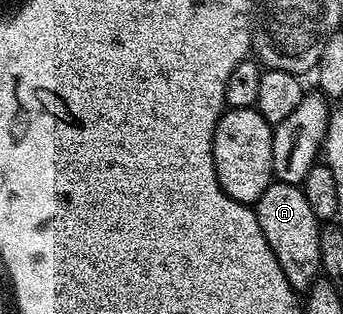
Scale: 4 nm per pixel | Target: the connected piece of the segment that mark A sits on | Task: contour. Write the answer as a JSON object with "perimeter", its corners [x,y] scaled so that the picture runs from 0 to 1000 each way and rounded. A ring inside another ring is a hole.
{"perimeter":[[[793,576],[755,640],[741,646],[738,666],[749,713],[761,713],[761,739],[773,739],[773,764],[784,764],[784,790],[796,790],[796,815],[808,815],[808,841],[819,841],[819,866],[831,866],[831,892],[843,892],[851,924],[904,924],[942,857],[930,761],[936,710],[913,688],[913,662],[901,662],[880,589]]]}

